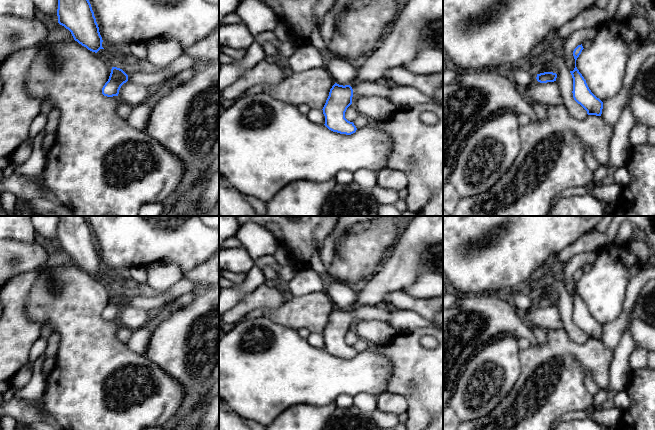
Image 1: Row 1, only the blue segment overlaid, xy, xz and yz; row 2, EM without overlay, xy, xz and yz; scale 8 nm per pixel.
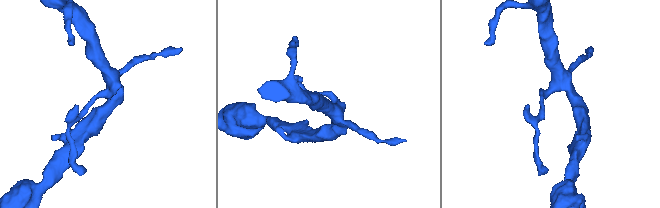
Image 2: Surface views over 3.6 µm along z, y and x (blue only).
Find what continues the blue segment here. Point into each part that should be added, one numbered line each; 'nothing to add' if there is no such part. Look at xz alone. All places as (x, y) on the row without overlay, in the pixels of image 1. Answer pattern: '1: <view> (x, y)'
1: xz (382, 312)

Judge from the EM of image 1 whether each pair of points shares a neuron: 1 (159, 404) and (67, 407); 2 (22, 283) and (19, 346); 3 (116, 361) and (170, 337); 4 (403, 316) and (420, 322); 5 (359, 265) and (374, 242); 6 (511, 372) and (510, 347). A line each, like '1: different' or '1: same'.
1: same
2: same
3: different
4: same
5: same
6: same

